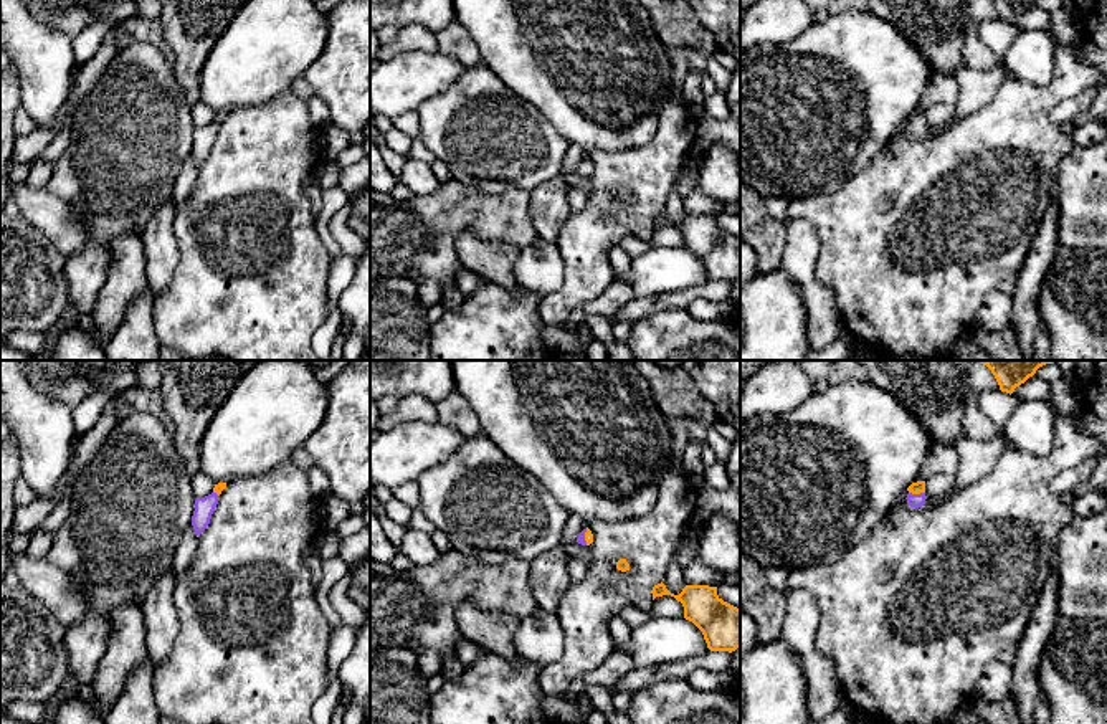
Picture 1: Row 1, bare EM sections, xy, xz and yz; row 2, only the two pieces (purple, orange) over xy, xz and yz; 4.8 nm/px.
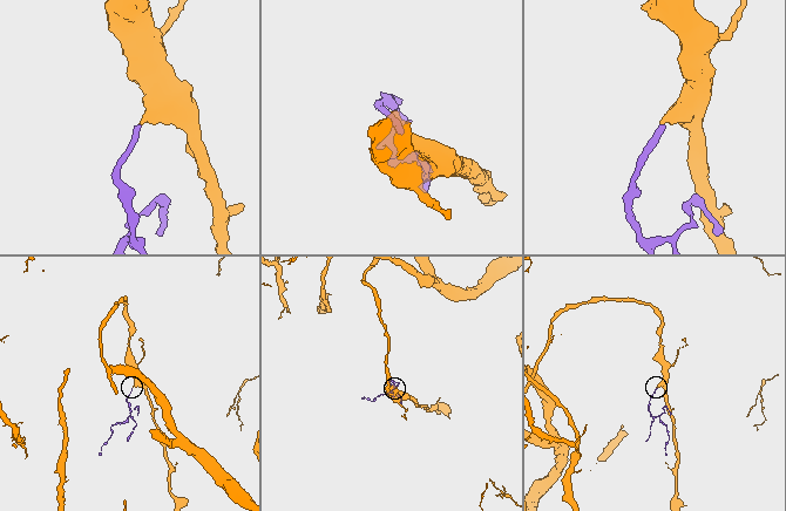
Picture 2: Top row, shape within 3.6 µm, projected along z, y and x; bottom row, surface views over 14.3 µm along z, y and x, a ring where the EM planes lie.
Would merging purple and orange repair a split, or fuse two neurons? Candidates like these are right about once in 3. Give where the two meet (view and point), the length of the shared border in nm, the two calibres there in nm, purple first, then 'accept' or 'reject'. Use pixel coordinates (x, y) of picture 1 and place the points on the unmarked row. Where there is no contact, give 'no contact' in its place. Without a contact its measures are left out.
contact yz (917, 124); length 80 nm; calibres 60 and 60 nm; accept

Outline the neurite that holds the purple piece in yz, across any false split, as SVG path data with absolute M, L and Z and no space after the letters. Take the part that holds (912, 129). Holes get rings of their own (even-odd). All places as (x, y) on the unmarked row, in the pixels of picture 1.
M917 111L917 112L912 112L909 117L907 117L909 124L907 124L907 134L910 137L920 137L924 136L925 132L925 111Z

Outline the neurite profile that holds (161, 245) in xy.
M173 198L164 202L140 233L145 250L145 279L155 298L169 286L178 266L178 241L173 230Z

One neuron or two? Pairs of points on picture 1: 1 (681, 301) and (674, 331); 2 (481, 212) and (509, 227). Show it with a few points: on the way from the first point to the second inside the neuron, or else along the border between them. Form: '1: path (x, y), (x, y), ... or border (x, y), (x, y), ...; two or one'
1: border (684, 308), (663, 309), (641, 319); two
2: path (488, 215), (503, 220); one

